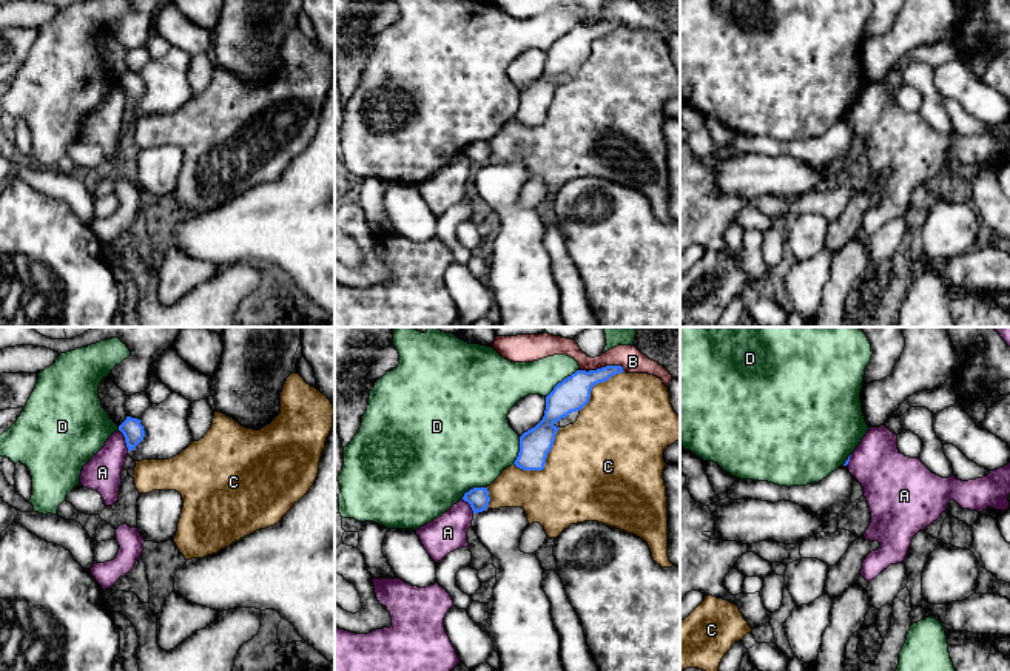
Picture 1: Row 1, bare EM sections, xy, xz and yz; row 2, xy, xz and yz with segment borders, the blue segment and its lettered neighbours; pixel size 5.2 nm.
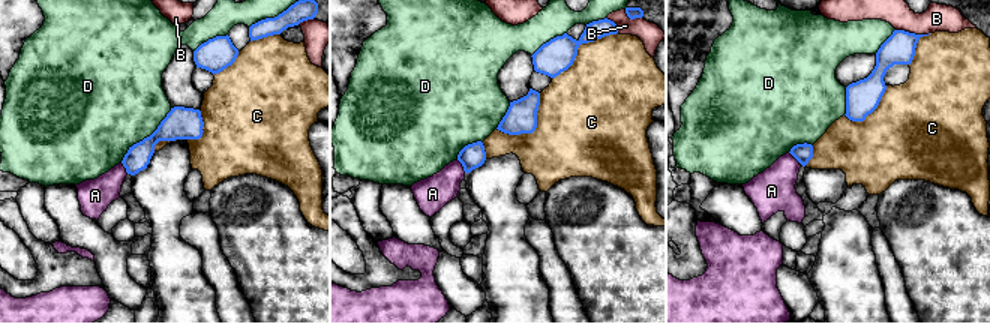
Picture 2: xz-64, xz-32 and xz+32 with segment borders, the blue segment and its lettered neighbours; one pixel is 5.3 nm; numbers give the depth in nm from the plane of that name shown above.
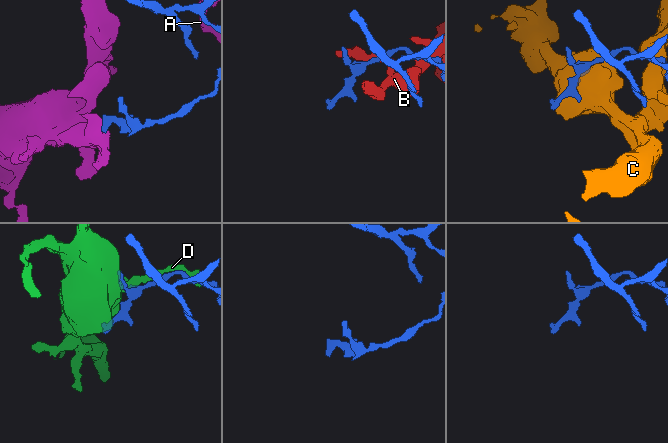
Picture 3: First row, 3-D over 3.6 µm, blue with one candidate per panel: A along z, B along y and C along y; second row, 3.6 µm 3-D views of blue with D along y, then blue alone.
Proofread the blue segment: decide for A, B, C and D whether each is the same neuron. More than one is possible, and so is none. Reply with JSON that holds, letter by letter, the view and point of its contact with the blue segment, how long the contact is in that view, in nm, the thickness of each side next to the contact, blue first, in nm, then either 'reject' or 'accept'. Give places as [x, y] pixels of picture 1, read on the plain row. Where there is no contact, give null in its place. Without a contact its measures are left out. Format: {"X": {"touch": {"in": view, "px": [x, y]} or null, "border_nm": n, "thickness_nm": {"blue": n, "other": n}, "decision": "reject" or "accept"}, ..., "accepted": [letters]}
{"A": {"touch": {"in": "xy", "px": [125, 94]}, "border_nm": 130, "thickness_nm": {"blue": 110, "other": 190}, "decision": "reject"}, "B": {"touch": {"in": "xz", "px": [608, 20]}, "border_nm": 190, "thickness_nm": {"blue": 180, "other": 130}, "decision": "reject"}, "C": {"touch": {"in": "xz", "px": [545, 118]}, "border_nm": 320, "thickness_nm": {"blue": 160, "other": 500}, "decision": "reject"}, "D": {"touch": {"in": "xz", "px": [563, 34]}, "border_nm": 220, "thickness_nm": {"blue": 180, "other": 190}, "decision": "reject"}, "accepted": []}

